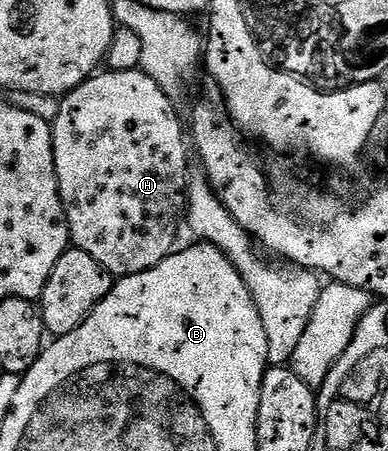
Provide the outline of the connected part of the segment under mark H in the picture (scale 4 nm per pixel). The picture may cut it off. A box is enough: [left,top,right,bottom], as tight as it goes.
[52,68,192,279]

